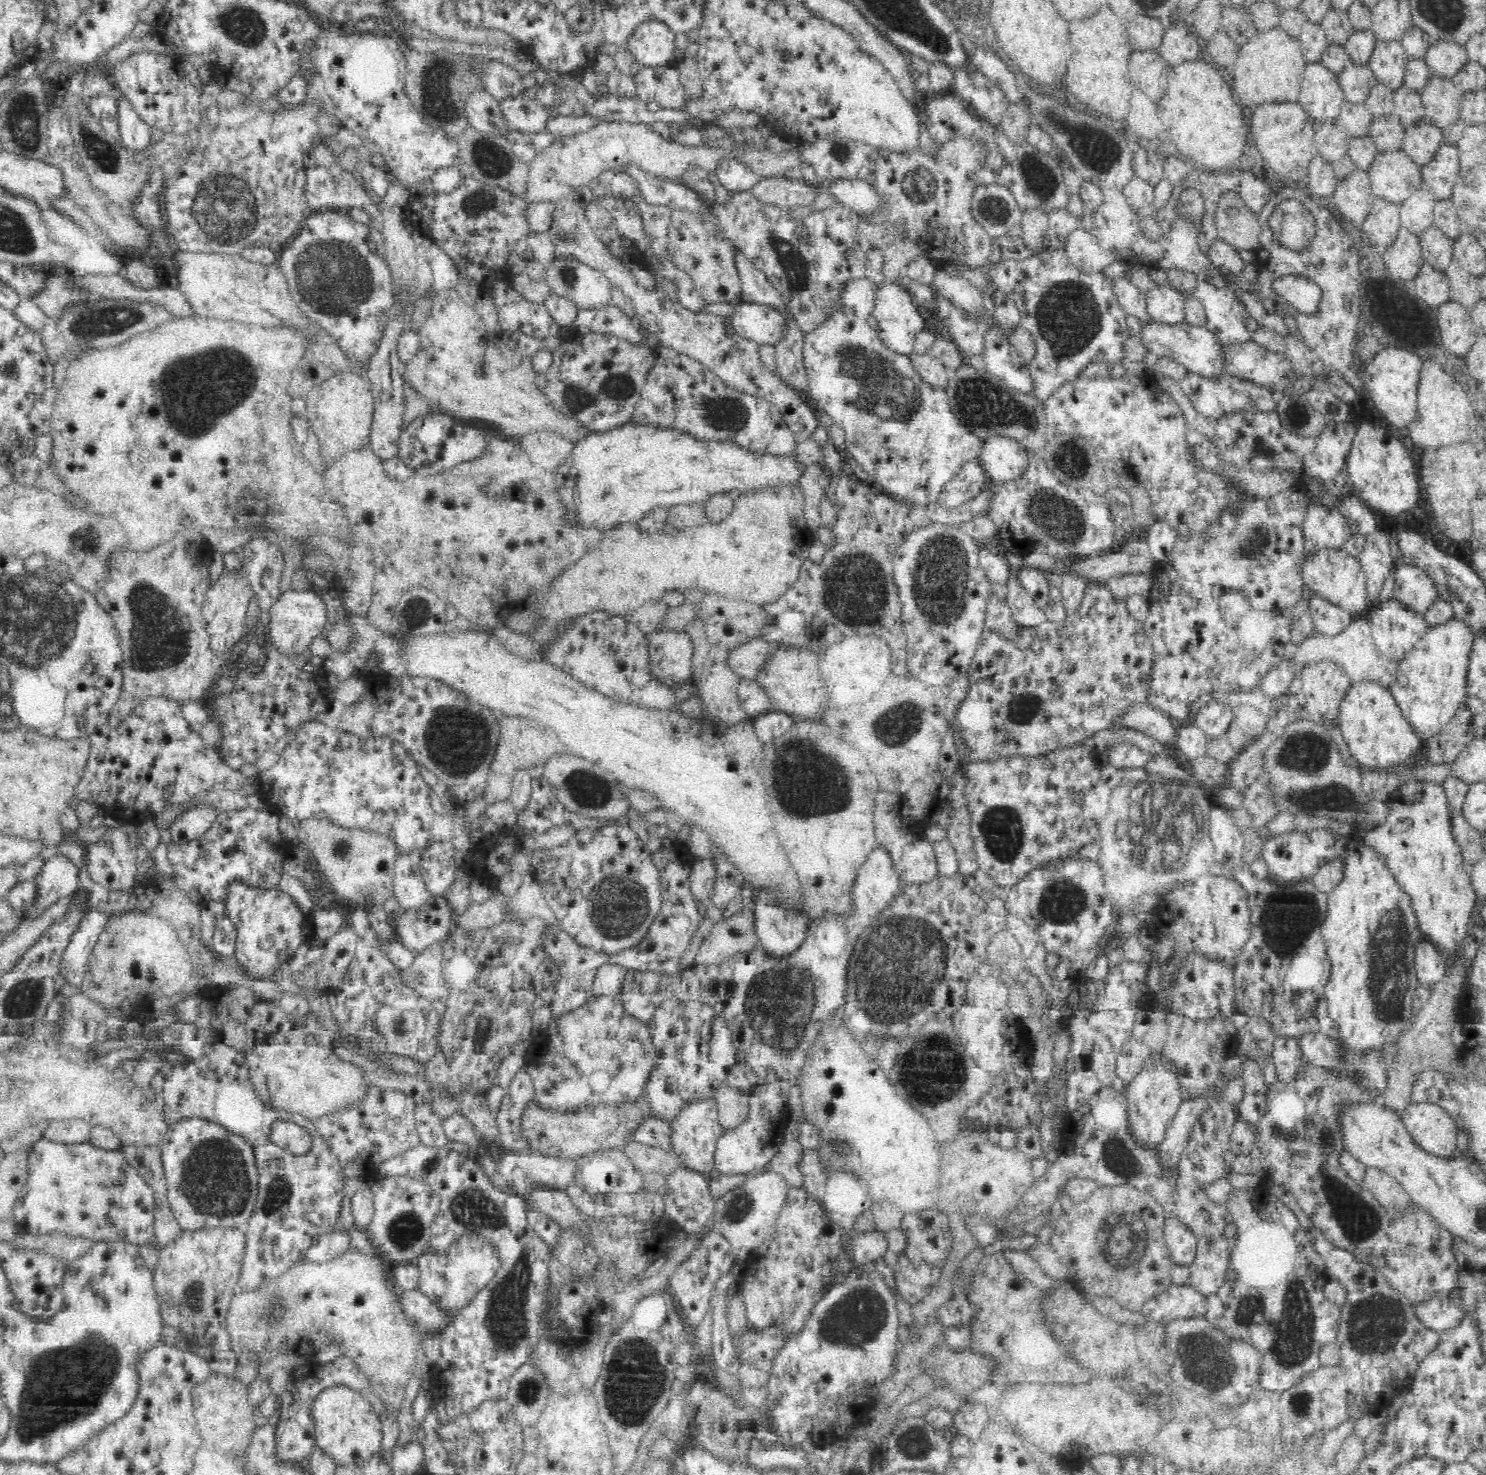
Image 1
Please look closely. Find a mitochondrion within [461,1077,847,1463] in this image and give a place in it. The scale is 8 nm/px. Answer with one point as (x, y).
(633, 1388)

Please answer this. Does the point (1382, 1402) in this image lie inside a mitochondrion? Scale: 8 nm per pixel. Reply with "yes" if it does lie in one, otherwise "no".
no

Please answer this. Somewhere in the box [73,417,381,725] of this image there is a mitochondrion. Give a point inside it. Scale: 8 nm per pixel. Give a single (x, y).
(157, 631)

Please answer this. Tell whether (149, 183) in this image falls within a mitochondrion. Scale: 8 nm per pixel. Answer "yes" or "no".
no

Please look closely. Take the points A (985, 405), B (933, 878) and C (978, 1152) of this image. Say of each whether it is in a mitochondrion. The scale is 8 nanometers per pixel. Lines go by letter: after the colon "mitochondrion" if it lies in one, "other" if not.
A: mitochondrion
B: other
C: mitochondrion

